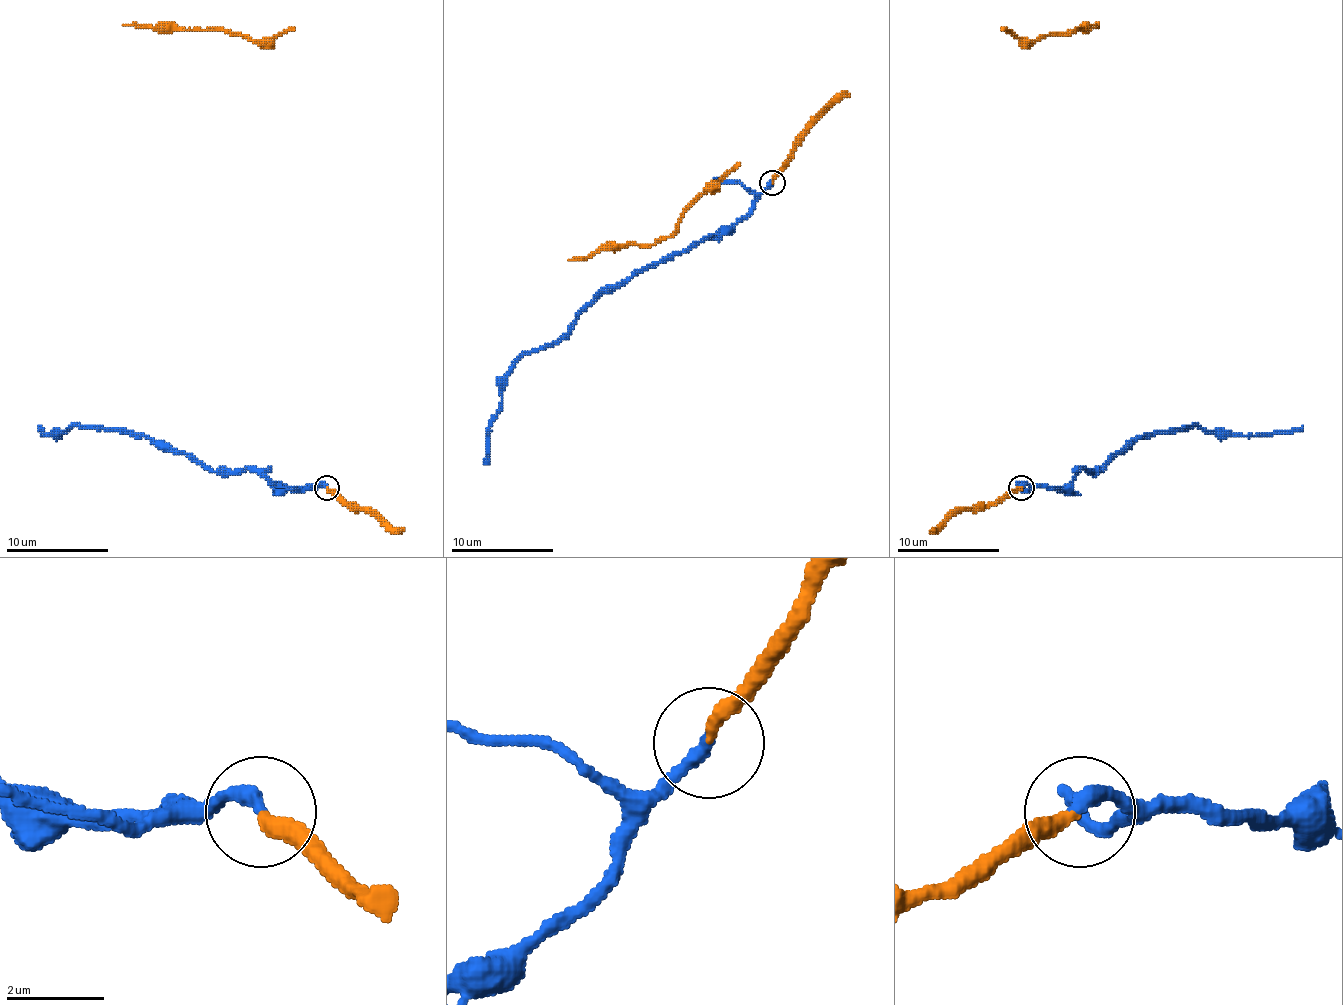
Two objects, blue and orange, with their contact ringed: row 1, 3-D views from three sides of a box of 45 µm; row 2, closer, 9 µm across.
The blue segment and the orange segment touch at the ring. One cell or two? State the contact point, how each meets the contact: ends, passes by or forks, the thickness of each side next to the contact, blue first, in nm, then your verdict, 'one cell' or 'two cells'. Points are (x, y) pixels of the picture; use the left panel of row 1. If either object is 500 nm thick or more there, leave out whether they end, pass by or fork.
at (326, 488); blue ends there; orange ends there; 320 nm thick on the blue side, 280 nm on the other; one cell

